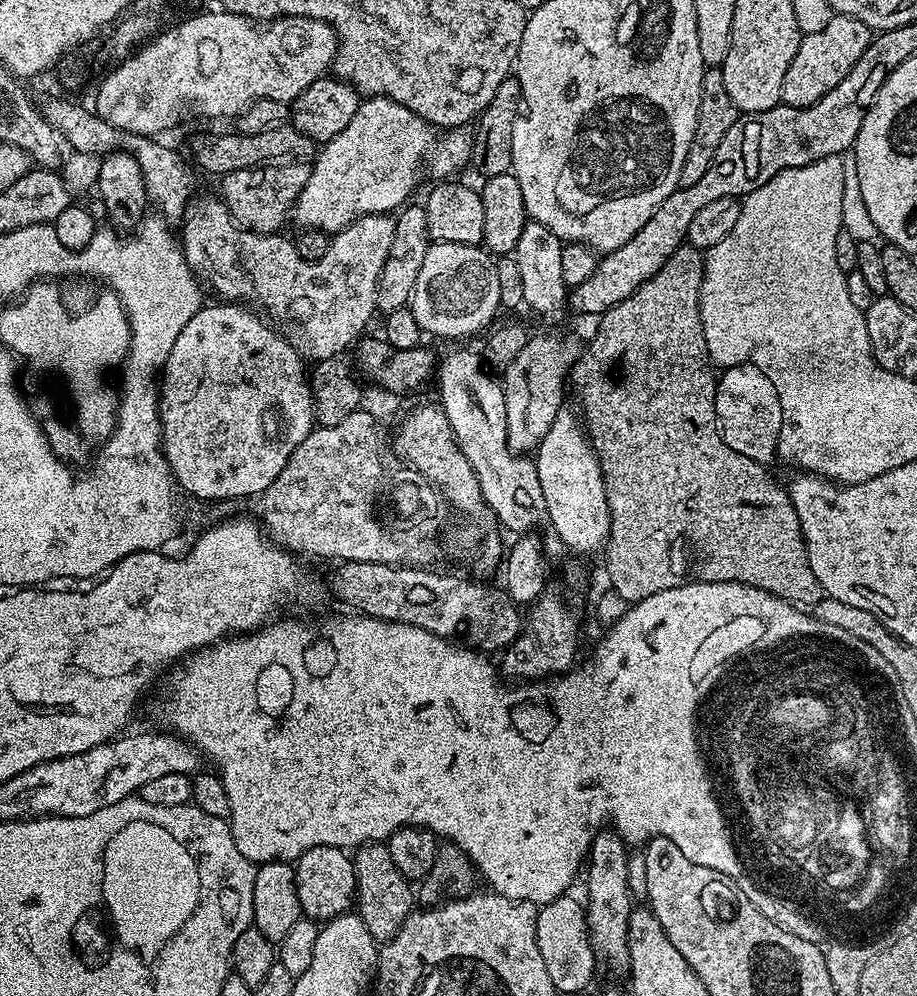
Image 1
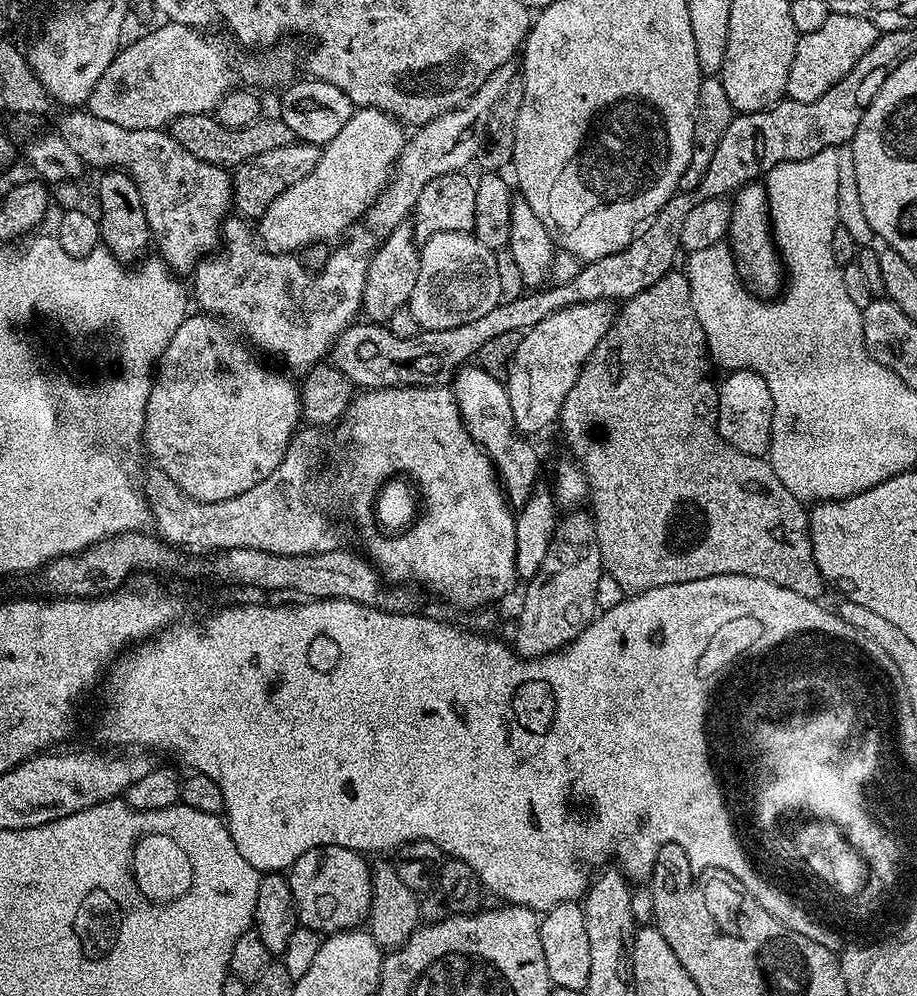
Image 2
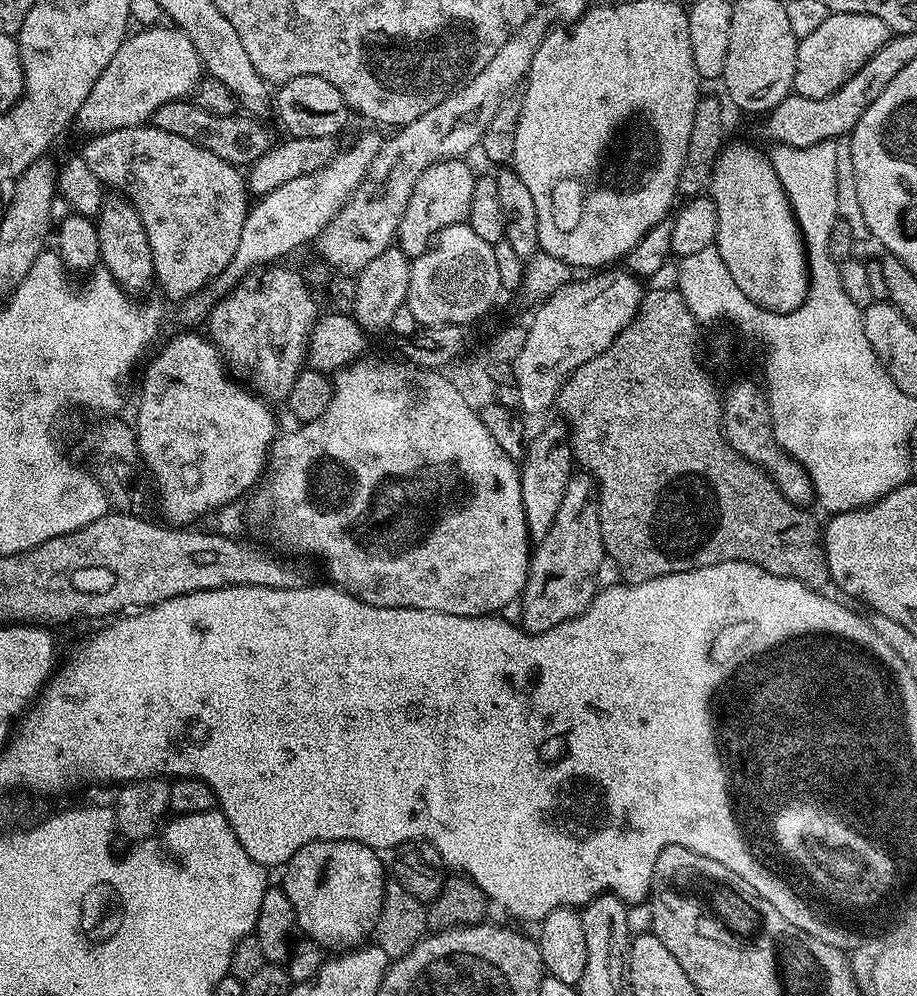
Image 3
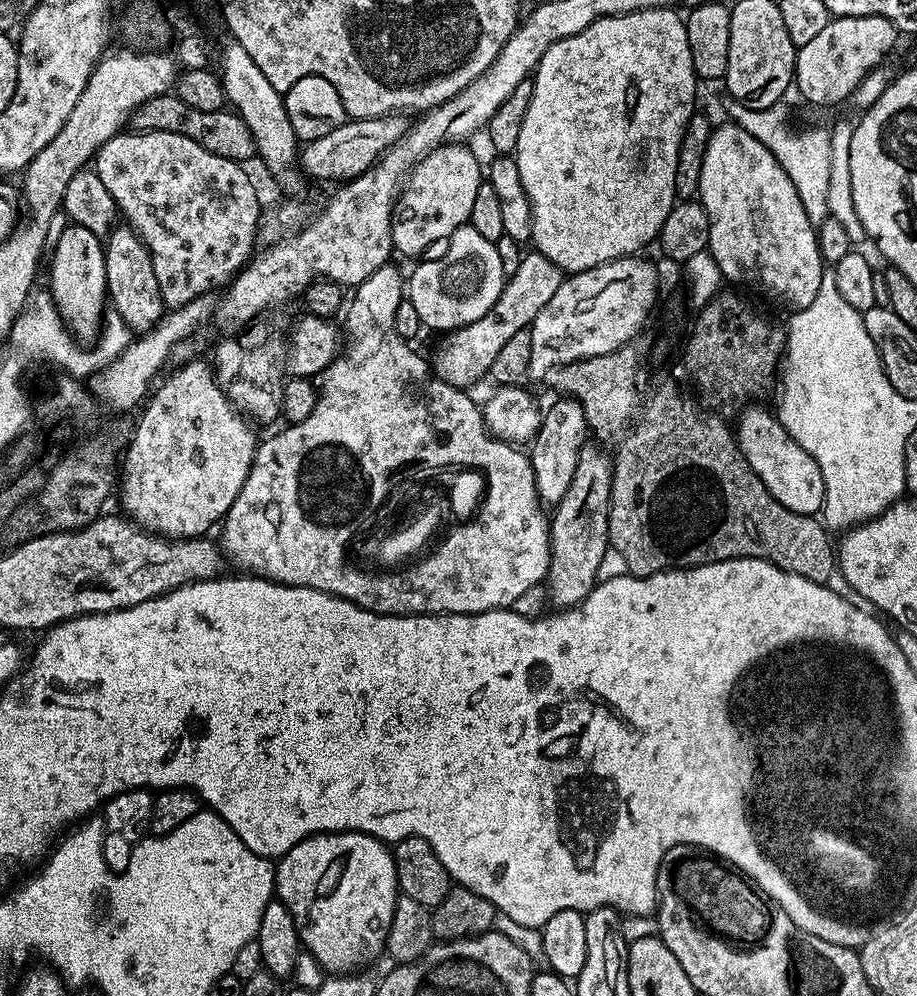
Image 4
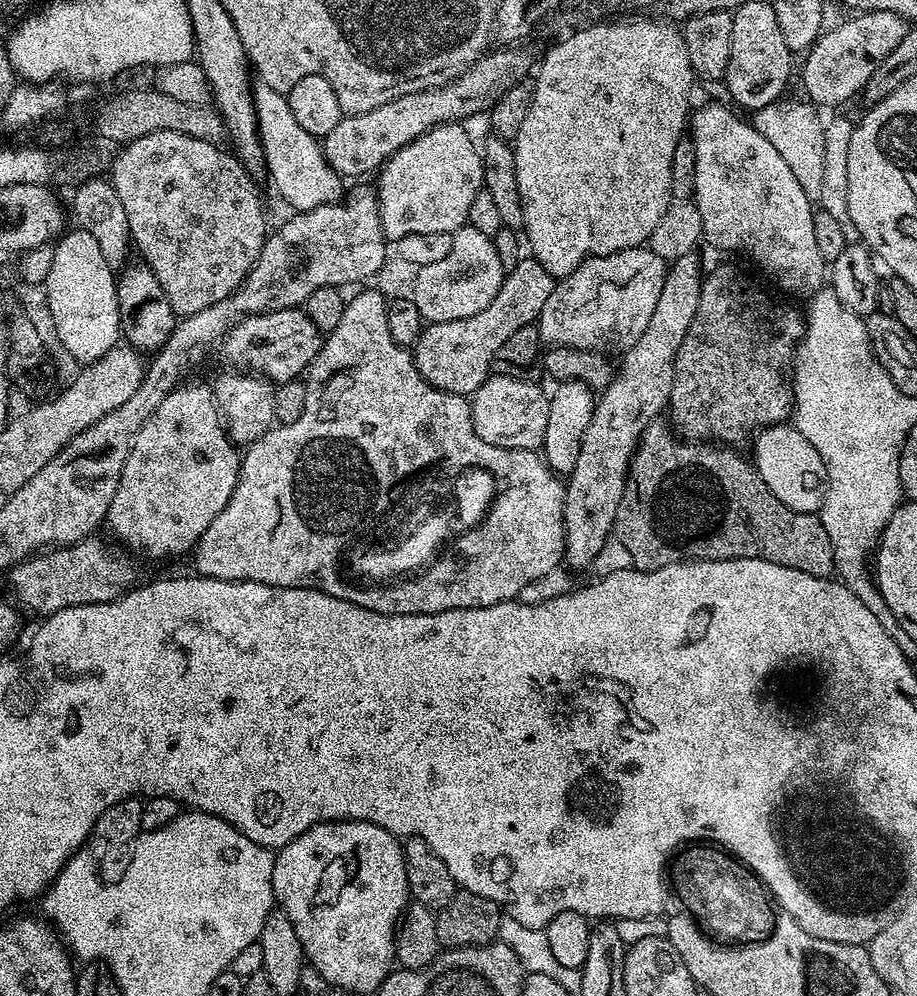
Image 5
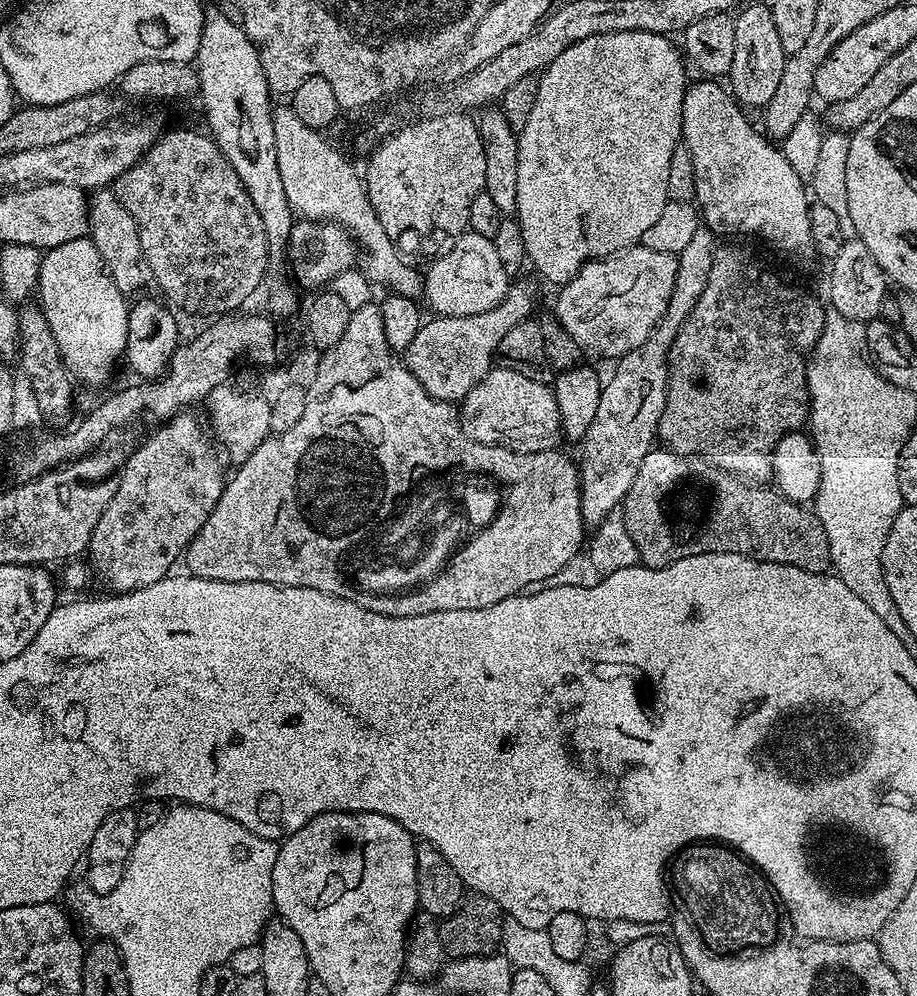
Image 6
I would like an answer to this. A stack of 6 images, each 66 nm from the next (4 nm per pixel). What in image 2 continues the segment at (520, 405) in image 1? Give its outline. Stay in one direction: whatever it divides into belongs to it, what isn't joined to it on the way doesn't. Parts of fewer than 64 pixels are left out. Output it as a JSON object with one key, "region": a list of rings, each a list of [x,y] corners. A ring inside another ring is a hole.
{"region":[[[595,300],[551,312],[538,326],[521,335],[506,373],[510,407],[520,434],[540,432],[559,421],[562,402],[566,402],[566,394],[570,394],[570,386],[574,386],[576,373],[590,354],[594,354],[613,319],[613,305],[606,300]]]}

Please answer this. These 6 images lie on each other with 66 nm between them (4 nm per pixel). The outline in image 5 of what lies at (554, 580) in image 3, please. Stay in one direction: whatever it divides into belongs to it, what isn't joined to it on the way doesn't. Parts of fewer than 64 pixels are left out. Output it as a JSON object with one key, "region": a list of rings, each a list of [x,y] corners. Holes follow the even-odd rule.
{"region":[[[696,252],[682,254],[682,258],[668,264],[668,273],[664,279],[662,294],[654,306],[654,315],[646,325],[646,330],[642,330],[642,338],[638,338],[638,342],[634,342],[634,346],[630,346],[619,357],[620,368],[618,364],[611,383],[599,393],[590,426],[586,426],[586,434],[582,434],[582,450],[578,450],[578,462],[574,462],[574,470],[567,473],[564,490],[564,560],[572,568],[591,569],[595,556],[613,535],[632,456],[635,455],[645,430],[657,423],[659,416],[656,415],[663,408],[665,411],[669,407],[668,399],[674,386],[674,362],[678,358],[678,346],[682,346],[682,338],[686,338],[686,330],[690,330],[690,322],[694,322],[694,314],[698,314],[698,302],[702,302],[706,268],[700,265],[698,257]]]}

